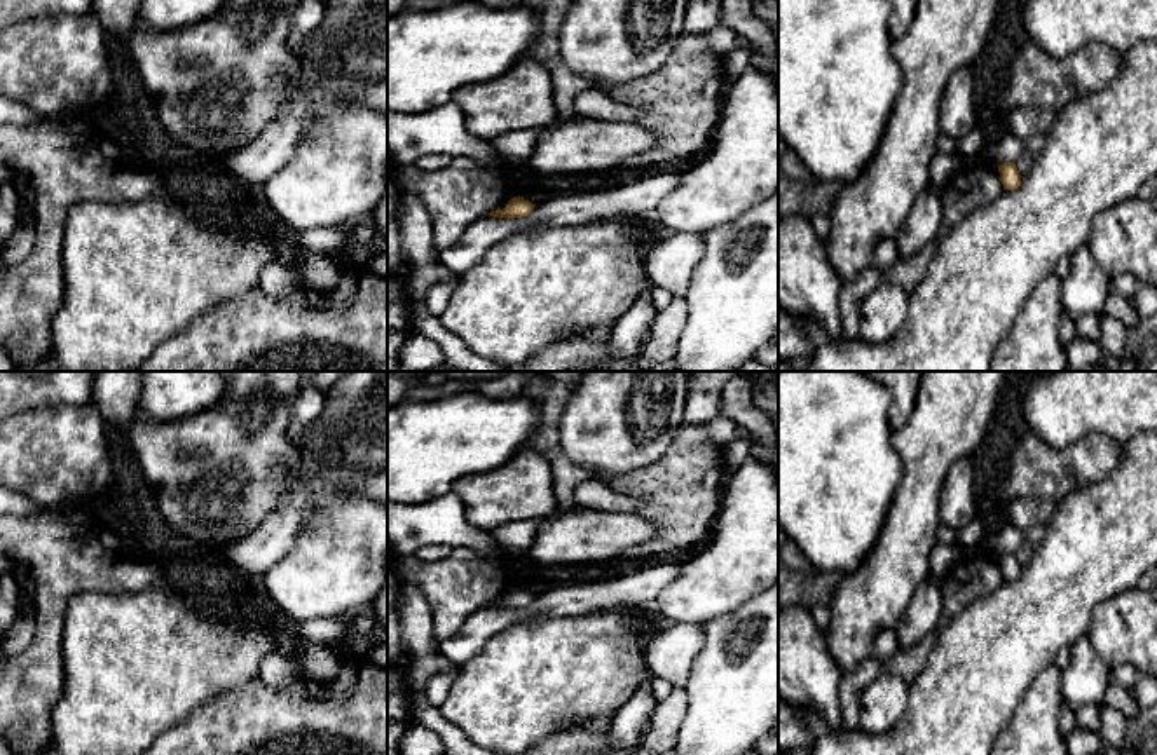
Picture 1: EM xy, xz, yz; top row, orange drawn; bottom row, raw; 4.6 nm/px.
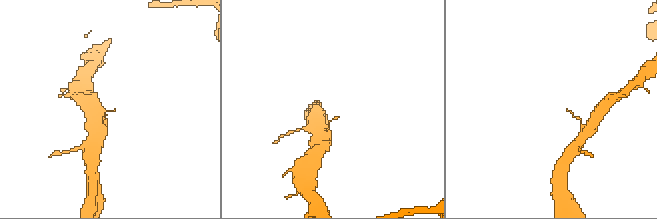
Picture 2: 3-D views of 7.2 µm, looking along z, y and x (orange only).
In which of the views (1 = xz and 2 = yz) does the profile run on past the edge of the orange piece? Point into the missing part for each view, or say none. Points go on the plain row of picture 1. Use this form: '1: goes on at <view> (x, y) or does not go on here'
1: does not go on here
2: does not go on here

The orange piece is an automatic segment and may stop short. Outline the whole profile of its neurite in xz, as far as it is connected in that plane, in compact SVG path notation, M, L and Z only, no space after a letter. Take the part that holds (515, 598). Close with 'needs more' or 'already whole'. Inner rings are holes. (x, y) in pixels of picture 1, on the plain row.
M513 588L511 591L508 591L504 600L496 600L492 602L489 607L494 609L522 609L527 607L536 595L525 591L524 588Z; already whole

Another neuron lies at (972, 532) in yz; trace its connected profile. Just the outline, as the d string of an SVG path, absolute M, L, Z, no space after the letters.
M974 518L956 534L958 534L956 546L962 549L972 549L984 537L984 527L977 518Z

